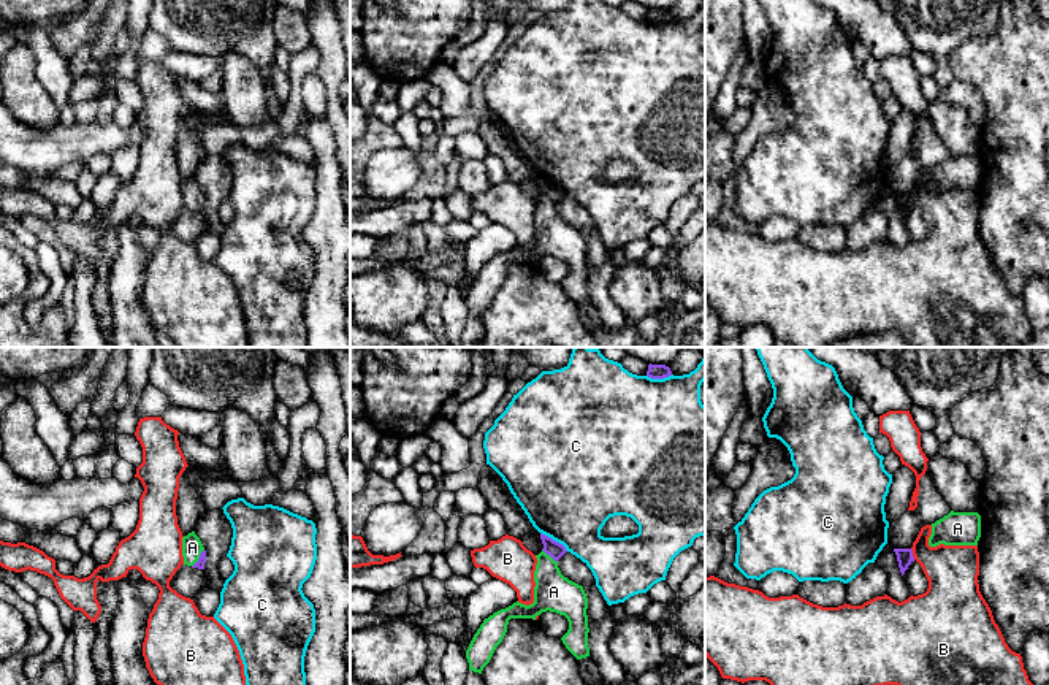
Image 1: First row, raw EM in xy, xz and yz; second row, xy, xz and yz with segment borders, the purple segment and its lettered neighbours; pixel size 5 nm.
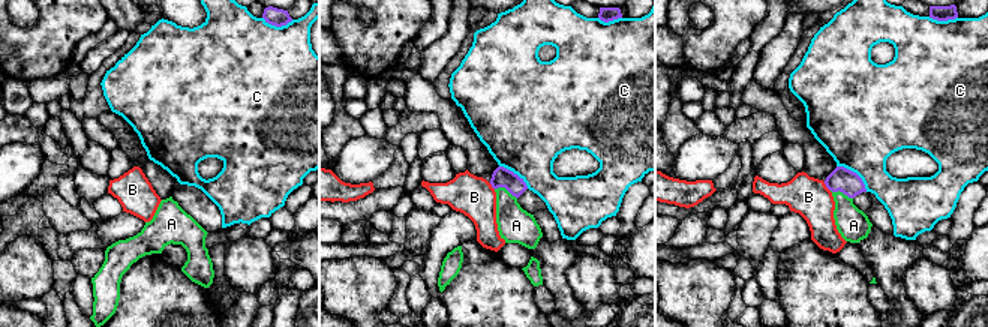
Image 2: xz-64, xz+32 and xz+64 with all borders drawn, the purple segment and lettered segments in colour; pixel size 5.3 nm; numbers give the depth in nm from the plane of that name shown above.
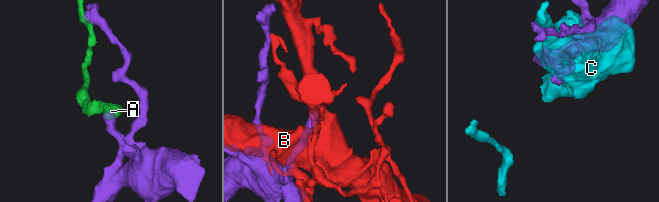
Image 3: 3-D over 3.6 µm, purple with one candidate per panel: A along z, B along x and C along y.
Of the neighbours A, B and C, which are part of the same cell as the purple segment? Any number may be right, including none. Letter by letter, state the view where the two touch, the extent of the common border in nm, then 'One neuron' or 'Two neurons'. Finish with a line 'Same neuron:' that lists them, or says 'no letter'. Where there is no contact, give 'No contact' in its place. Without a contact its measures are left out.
A: Touches purple in xz. Shared border 100 nm. One neuron
B: Touches purple in yz. Shared border 60 nm. Two neurons
C: Touches purple in xz. Shared border 170 nm. Two neurons
Same neuron: A

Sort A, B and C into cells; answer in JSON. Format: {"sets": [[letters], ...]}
{"sets": [["A"], ["B"], ["C"]]}

